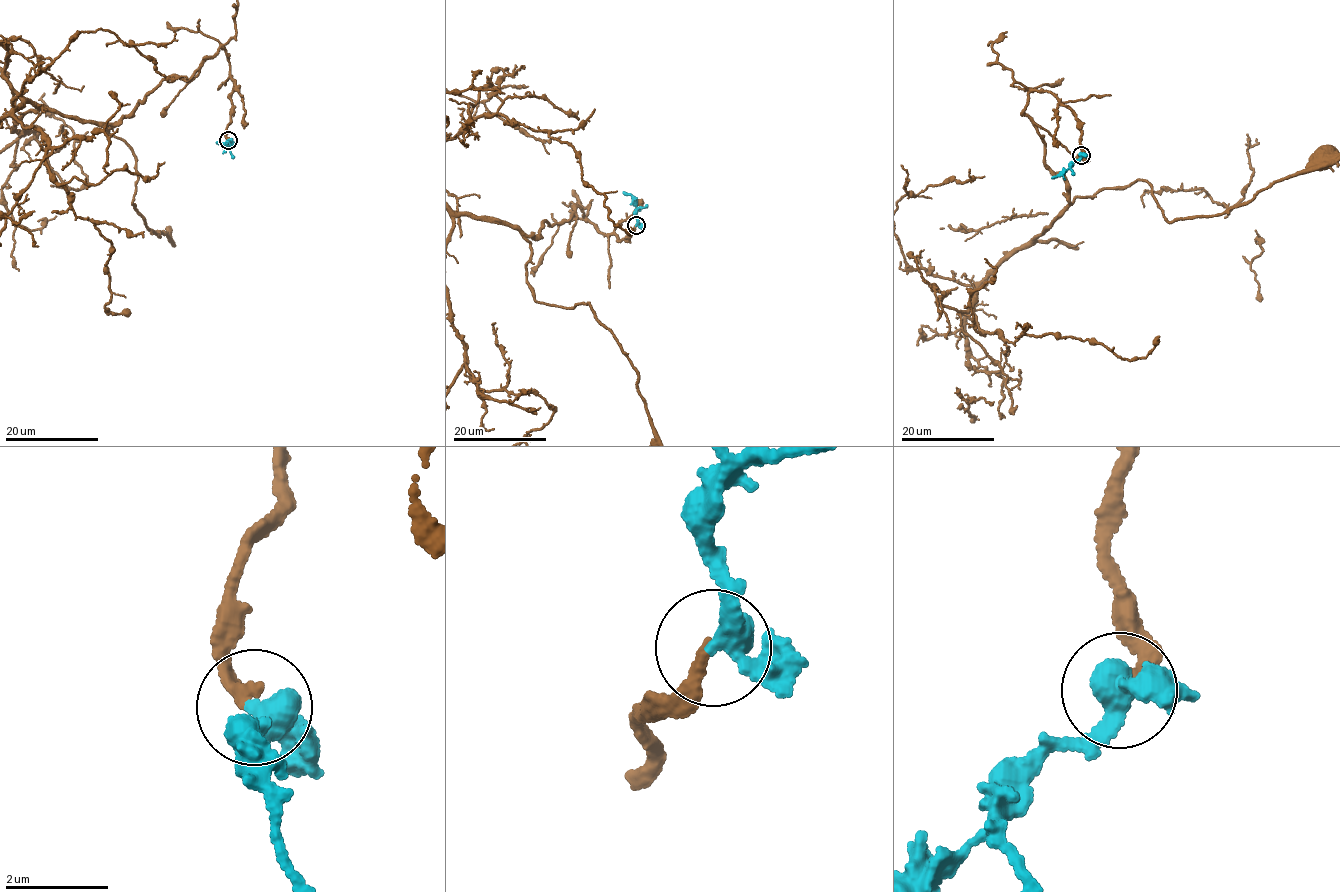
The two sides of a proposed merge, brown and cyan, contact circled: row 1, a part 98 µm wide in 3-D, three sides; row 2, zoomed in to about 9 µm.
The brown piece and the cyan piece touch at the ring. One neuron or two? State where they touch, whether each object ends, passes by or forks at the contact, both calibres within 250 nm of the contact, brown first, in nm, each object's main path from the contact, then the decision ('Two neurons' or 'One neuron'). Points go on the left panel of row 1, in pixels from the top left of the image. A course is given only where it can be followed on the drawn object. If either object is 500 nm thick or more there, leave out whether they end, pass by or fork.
Place: (228, 140). At the ring brown ends. At the ring cyan passes by. Thickness 240 nm (brown) against 440 nm. Course of brown: (228, 139), (234, 85), (222, 48), (106, 124), (135, 159), (134, 208), (171, 238), (155, 227). Course of cyan: (228, 139), (227, 146), (216, 142). One neuron

